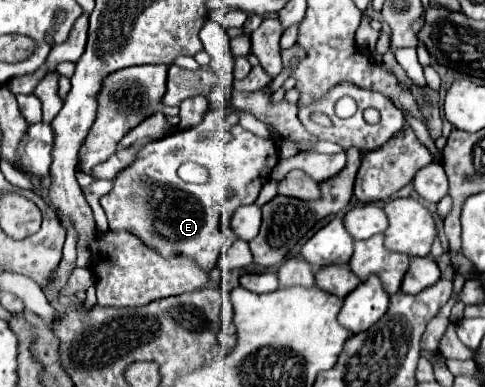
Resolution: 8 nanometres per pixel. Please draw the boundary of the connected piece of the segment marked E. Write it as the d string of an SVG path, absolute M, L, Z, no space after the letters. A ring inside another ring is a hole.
M208 111L198 126L192 126L188 130L176 130L168 134L168 138L146 144L138 152L136 160L116 176L112 192L102 196L100 204L108 216L110 230L132 232L146 244L152 244L152 248L158 248L158 252L162 252L164 256L186 254L202 264L206 270L212 270L218 262L220 252L226 246L220 232L220 216L230 225L230 220L239 206L254 204L262 190L262 184L270 178L276 162L276 146L270 140L262 140L252 132L244 130L237 113L227 114L223 118L218 112Z

